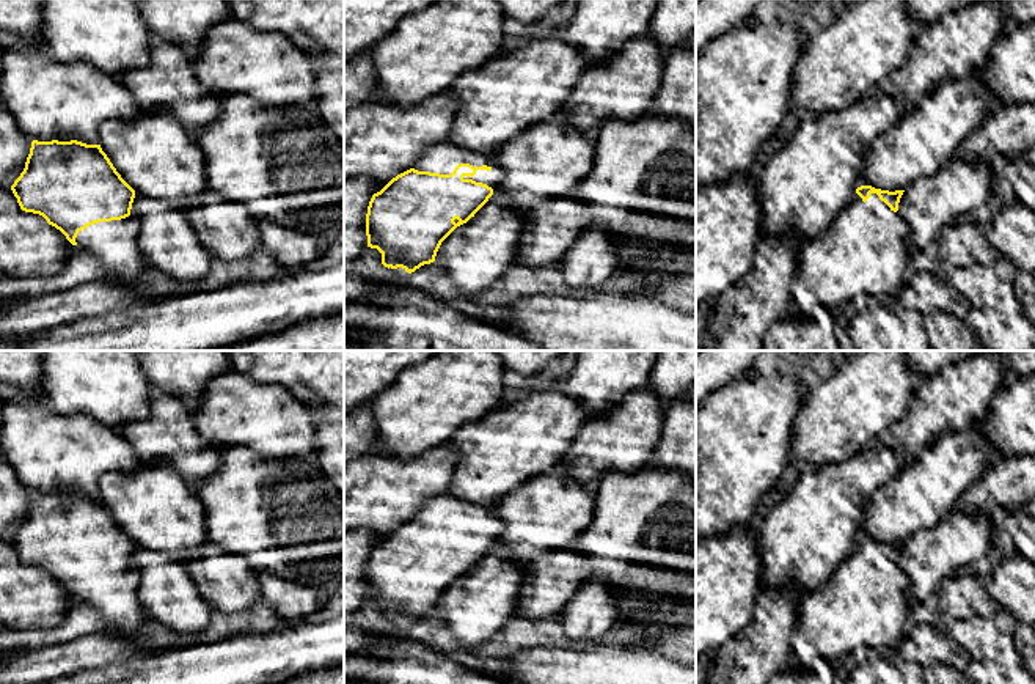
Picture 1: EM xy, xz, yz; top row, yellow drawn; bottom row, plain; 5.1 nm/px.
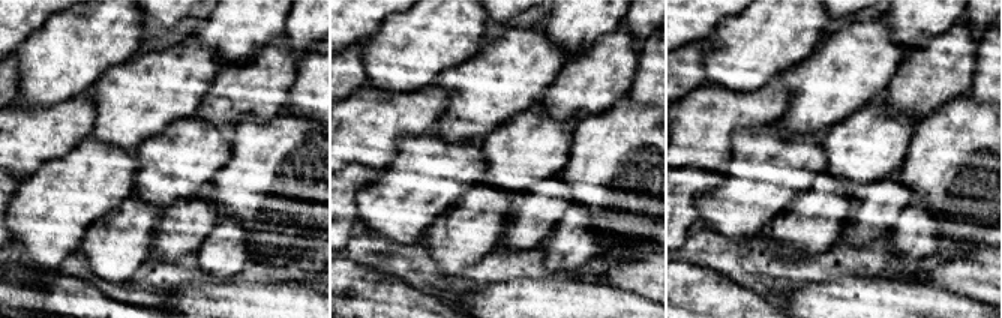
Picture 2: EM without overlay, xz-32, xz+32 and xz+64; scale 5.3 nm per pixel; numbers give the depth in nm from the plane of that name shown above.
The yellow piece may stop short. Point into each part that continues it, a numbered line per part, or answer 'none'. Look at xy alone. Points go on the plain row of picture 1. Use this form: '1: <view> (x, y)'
1: xy (115, 596)

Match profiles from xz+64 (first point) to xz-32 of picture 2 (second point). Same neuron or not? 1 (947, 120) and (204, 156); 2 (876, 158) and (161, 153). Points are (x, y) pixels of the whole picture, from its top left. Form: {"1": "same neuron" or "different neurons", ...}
{"1": "different neurons", "2": "same neuron"}

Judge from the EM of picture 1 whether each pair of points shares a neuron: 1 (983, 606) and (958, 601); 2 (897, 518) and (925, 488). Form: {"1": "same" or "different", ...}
{"1": "same", "2": "same"}

